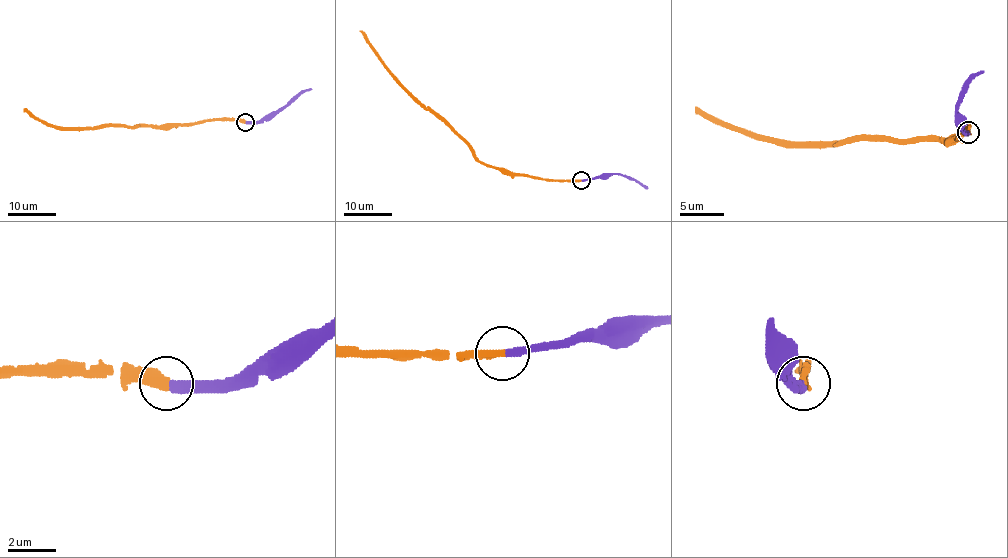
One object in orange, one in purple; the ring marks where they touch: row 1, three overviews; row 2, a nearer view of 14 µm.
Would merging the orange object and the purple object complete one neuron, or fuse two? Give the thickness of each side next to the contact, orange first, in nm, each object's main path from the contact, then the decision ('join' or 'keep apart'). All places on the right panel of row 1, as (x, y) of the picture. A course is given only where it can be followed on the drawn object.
400 nm thick on the orange side, 360 nm on the other; orange runs (969, 132), (969, 128), (960, 135), (943, 139), (768, 141), (711, 122), (696, 108); purple runs (969, 132), (962, 128), (958, 104), (967, 84), (984, 71); join

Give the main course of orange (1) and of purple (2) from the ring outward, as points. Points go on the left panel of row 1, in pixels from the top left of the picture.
1: (245, 122), (209, 120), (150, 126), (54, 127), (24, 109)
2: (245, 122), (268, 120), (311, 89)

